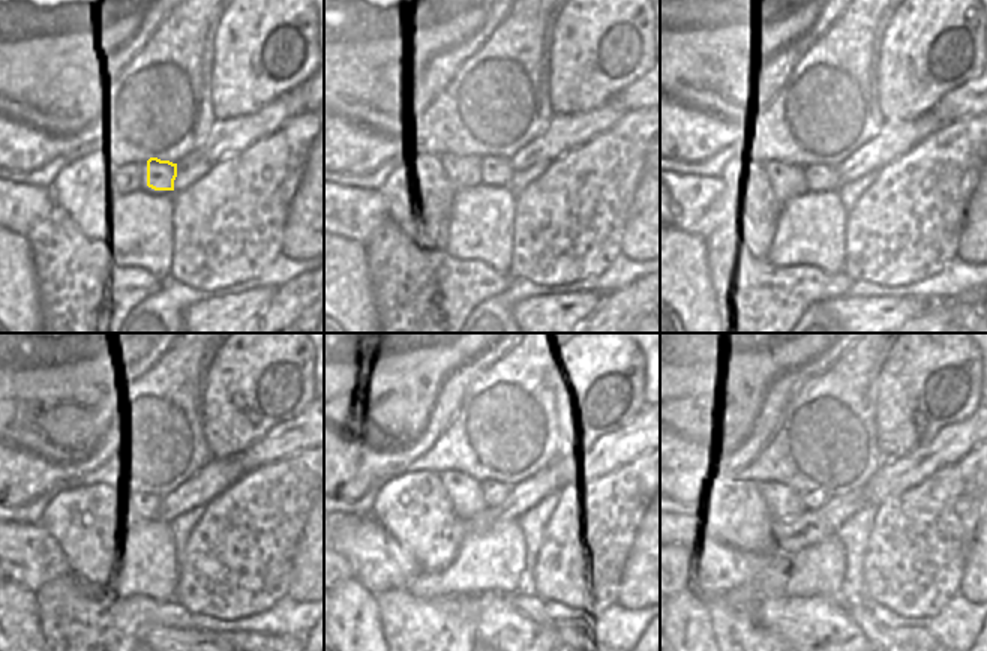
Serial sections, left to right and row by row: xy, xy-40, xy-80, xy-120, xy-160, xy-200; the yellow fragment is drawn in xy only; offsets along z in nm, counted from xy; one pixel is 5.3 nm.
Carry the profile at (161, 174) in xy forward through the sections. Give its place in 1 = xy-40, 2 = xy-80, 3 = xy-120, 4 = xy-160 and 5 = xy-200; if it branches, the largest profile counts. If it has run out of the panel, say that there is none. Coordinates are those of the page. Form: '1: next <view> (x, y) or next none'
1: next xy-40 (494, 171)
2: next xy-80 (819, 177)
3: next xy-120 (147, 506)
4: next xy-160 (494, 494)
5: next xy-200 (813, 500)

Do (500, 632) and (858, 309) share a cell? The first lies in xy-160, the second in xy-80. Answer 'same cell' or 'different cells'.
same cell

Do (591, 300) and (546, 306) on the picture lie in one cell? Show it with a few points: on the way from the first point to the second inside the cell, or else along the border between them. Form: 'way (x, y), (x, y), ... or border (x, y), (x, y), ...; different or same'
way (581, 302), (564, 302), (557, 306); same

